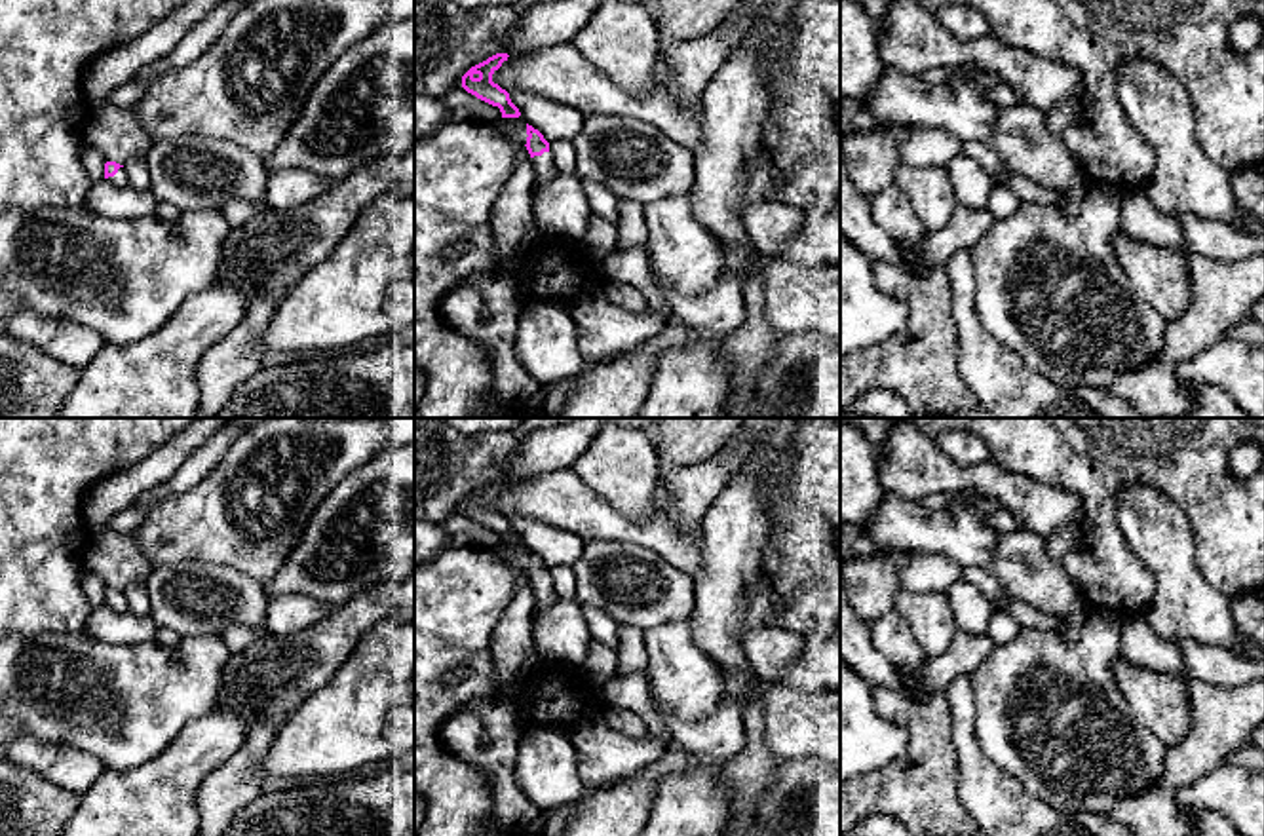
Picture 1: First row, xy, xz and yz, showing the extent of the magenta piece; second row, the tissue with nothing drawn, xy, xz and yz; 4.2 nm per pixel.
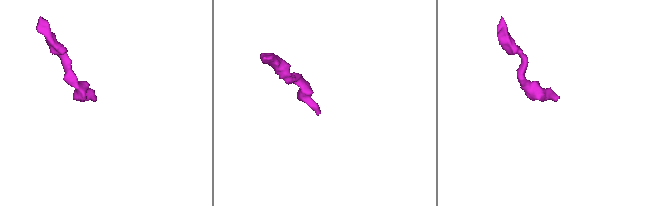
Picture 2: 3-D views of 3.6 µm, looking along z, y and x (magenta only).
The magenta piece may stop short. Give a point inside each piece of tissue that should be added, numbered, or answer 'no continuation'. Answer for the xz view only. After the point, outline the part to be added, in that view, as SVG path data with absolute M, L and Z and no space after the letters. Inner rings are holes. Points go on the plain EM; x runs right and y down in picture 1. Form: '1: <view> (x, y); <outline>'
1: xz (544, 593); M544 578L542 581L534 581L530 583L532 593L534 593L534 612L532 612L532 623L534 623L534 616L547 608L555 598L557 598L557 591L553 587L551 578Z

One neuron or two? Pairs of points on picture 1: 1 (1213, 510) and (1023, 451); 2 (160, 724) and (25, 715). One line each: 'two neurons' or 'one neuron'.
1: one neuron
2: one neuron

